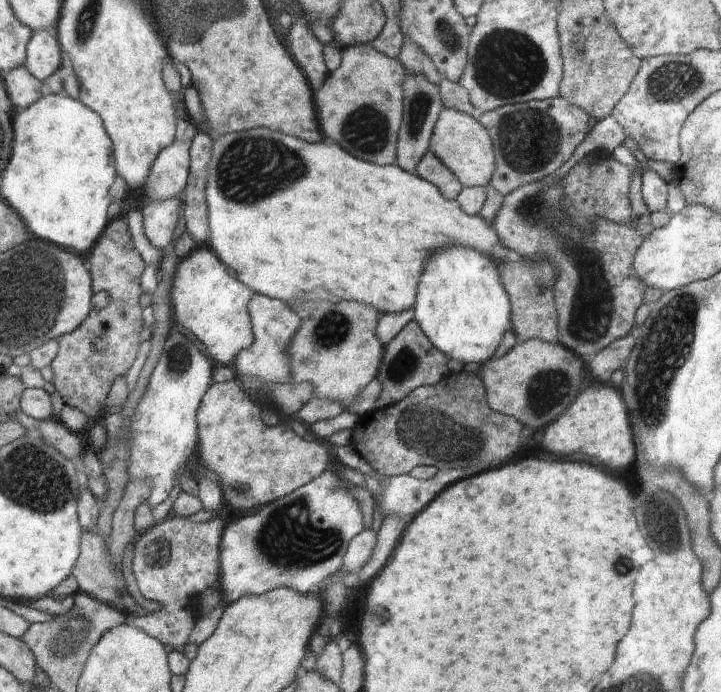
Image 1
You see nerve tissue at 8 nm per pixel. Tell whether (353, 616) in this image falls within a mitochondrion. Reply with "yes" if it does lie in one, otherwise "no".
no

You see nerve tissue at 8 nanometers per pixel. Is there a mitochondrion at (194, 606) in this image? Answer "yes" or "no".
no

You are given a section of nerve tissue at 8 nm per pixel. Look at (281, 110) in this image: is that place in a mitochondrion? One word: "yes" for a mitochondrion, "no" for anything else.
no

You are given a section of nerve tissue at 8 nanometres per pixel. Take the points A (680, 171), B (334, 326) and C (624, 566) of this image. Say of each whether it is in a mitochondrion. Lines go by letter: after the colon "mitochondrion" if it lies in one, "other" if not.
A: other
B: mitochondrion
C: mitochondrion

